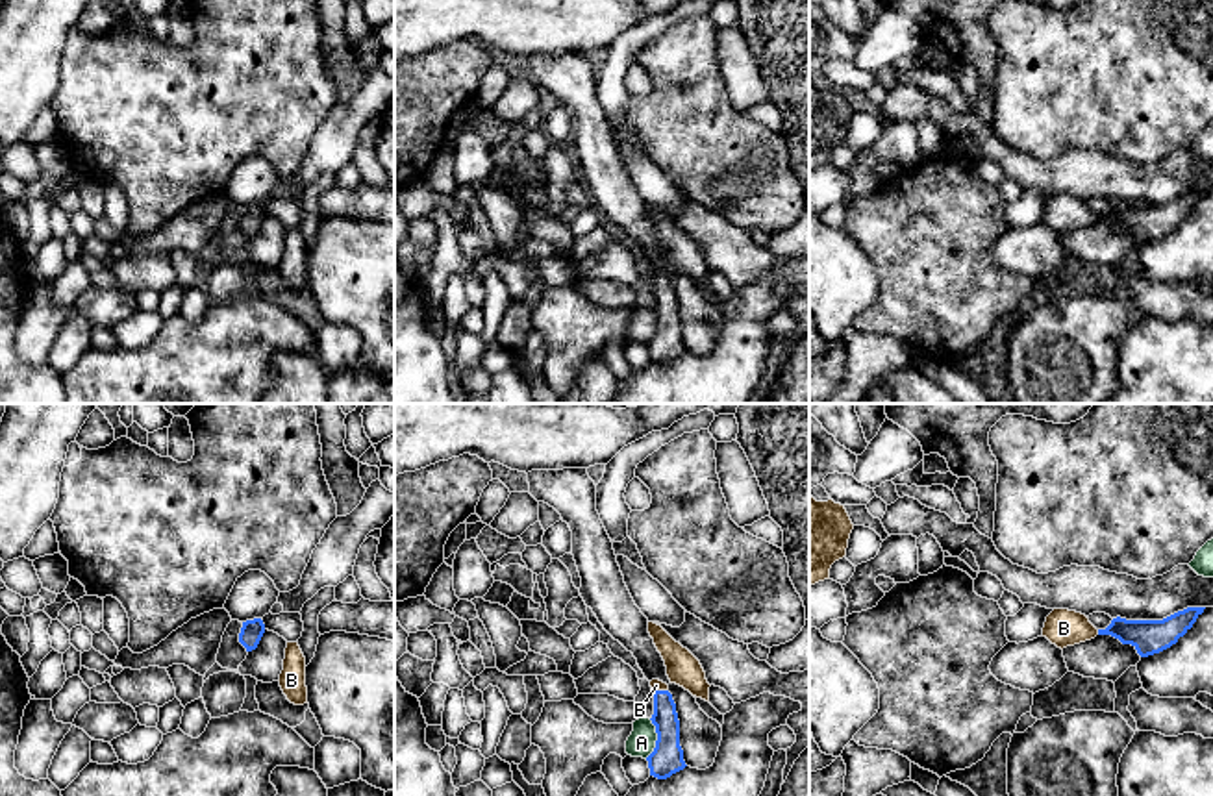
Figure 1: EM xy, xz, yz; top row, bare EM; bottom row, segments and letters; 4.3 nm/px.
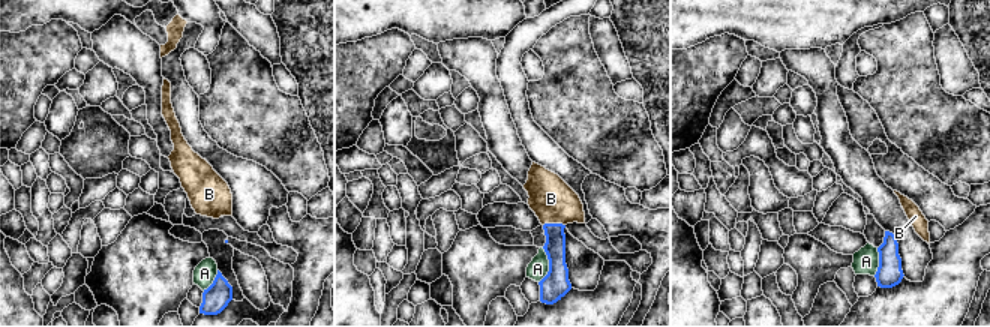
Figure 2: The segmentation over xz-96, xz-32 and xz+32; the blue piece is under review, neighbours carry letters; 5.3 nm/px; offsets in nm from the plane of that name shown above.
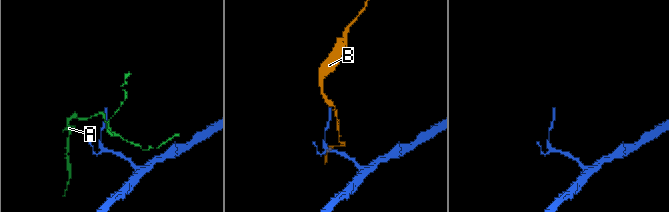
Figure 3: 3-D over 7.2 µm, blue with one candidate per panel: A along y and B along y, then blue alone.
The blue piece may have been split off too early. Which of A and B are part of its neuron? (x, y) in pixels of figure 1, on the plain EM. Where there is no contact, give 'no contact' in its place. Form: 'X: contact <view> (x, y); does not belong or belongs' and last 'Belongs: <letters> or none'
A: contact xz (658, 324); does not belong
B: contact yz (1099, 217); belongs
Belongs: B

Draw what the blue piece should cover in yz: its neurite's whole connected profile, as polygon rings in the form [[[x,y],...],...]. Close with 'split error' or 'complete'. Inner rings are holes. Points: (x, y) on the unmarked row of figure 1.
[[[1187,193],[1163,205],[1126,205],[1117,202],[1106,215],[1096,215],[1082,198],[1054,194],[1046,202],[1043,222],[1063,235],[1091,226],[1096,220],[1111,220],[1122,230],[1132,230],[1141,243],[1148,243],[1176,230],[1193,213],[1204,194]]]; split error

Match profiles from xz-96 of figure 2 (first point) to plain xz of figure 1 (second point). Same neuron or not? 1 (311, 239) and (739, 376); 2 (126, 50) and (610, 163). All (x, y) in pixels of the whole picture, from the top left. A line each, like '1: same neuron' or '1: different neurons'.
1: different neurons
2: same neuron

